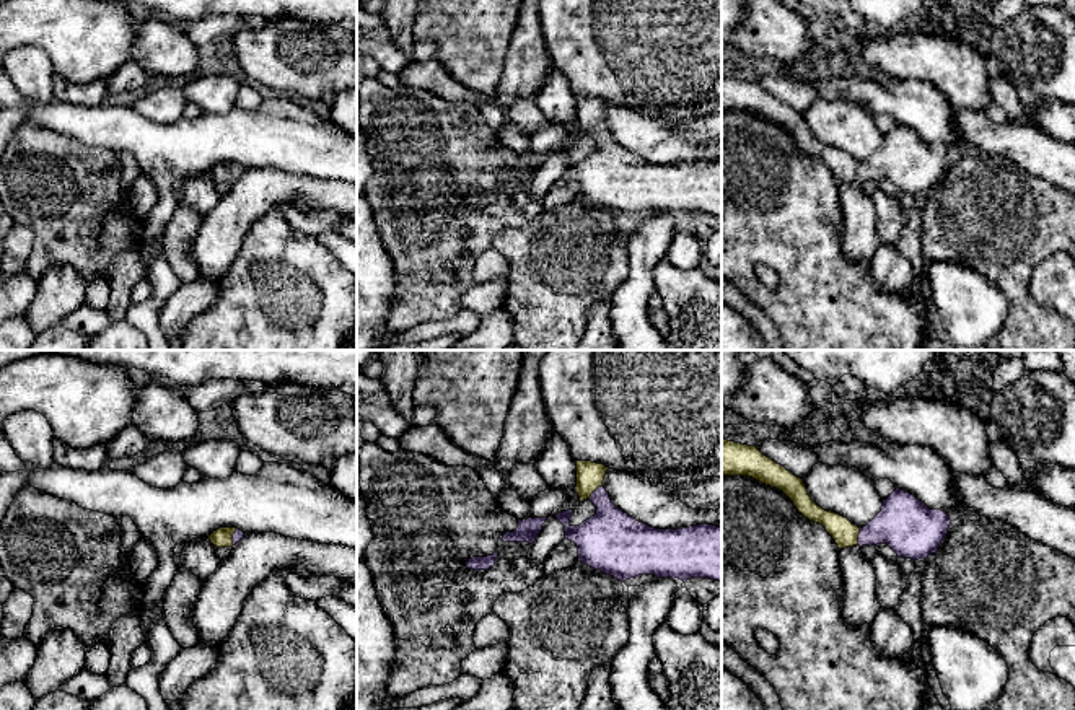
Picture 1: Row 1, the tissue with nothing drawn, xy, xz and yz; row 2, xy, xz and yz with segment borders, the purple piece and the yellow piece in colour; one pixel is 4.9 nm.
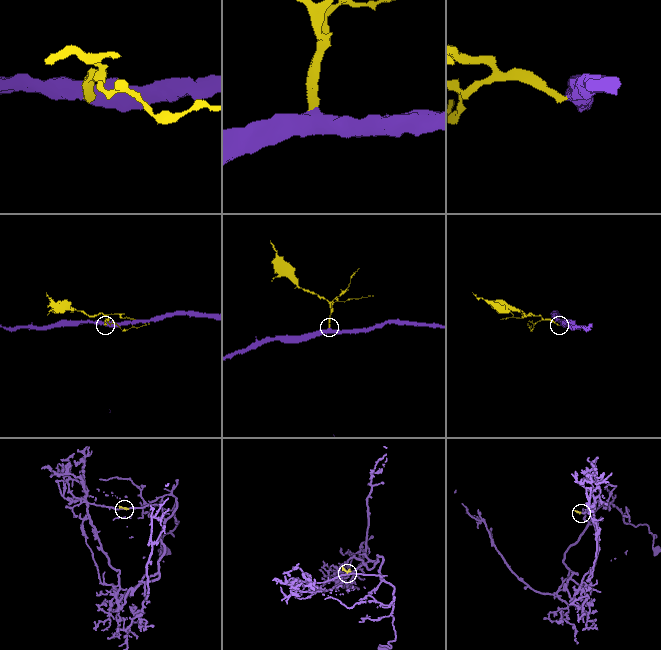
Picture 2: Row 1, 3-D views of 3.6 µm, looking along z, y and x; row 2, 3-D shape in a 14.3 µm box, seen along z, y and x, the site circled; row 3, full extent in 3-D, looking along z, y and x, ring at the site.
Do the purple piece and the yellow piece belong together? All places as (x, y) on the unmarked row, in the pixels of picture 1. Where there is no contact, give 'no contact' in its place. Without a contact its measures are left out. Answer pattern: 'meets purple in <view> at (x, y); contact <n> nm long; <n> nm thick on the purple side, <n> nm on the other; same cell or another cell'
meets purple in yz at (859, 171); contact 90 nm long; 280 nm thick on the purple side, 130 nm on the other; same cell

